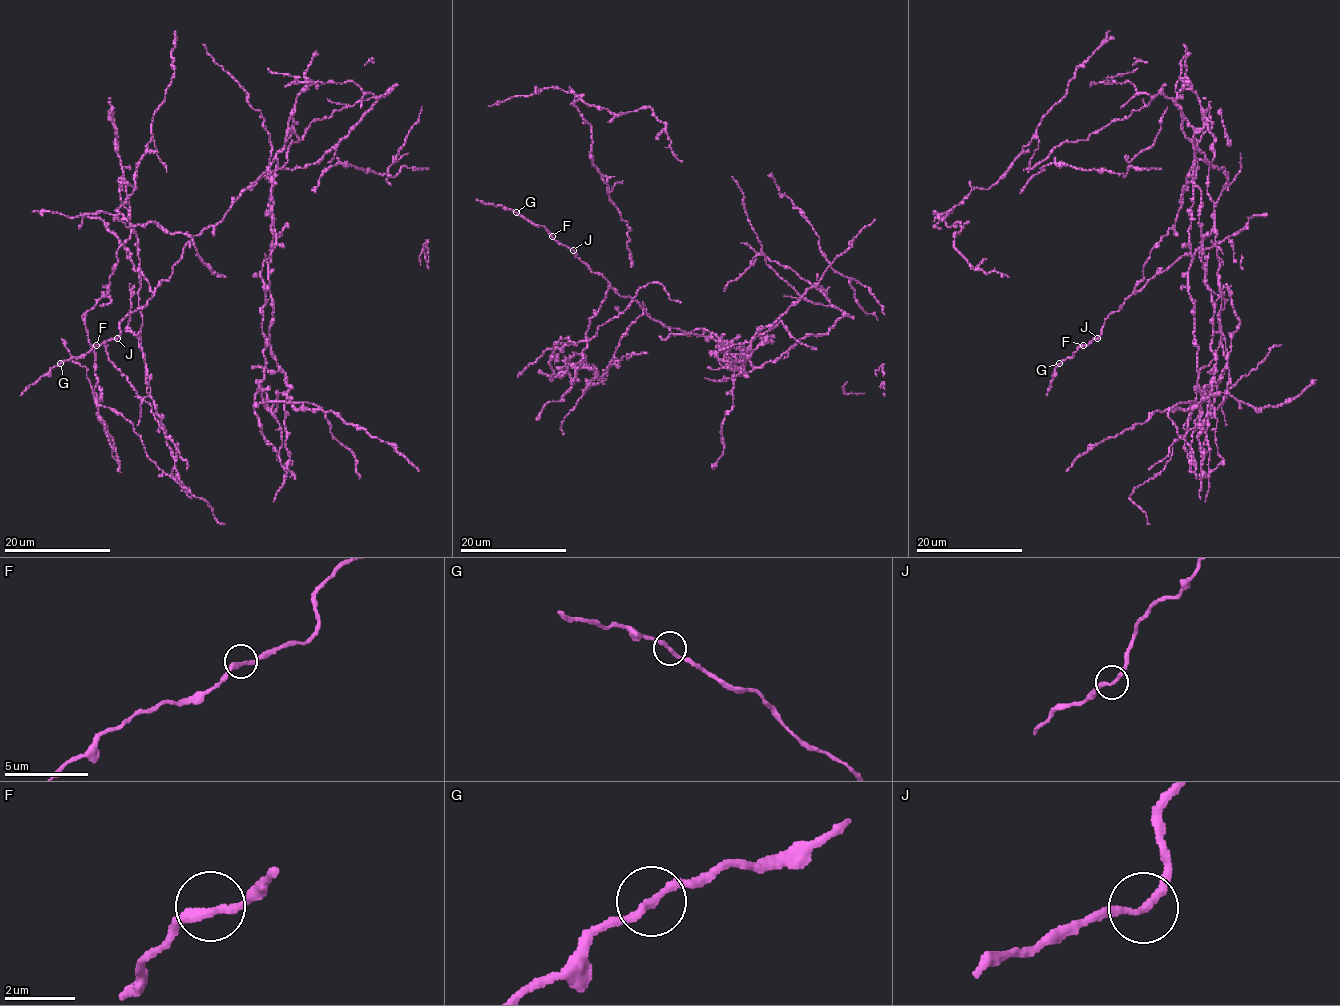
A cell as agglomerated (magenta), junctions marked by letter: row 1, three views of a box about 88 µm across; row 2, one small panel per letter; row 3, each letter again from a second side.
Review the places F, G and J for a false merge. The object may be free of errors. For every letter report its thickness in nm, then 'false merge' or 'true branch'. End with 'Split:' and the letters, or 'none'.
F: 220 nm thick; true branch
G: 200 nm thick; true branch
J: 200 nm thick; false merge
Split: J

